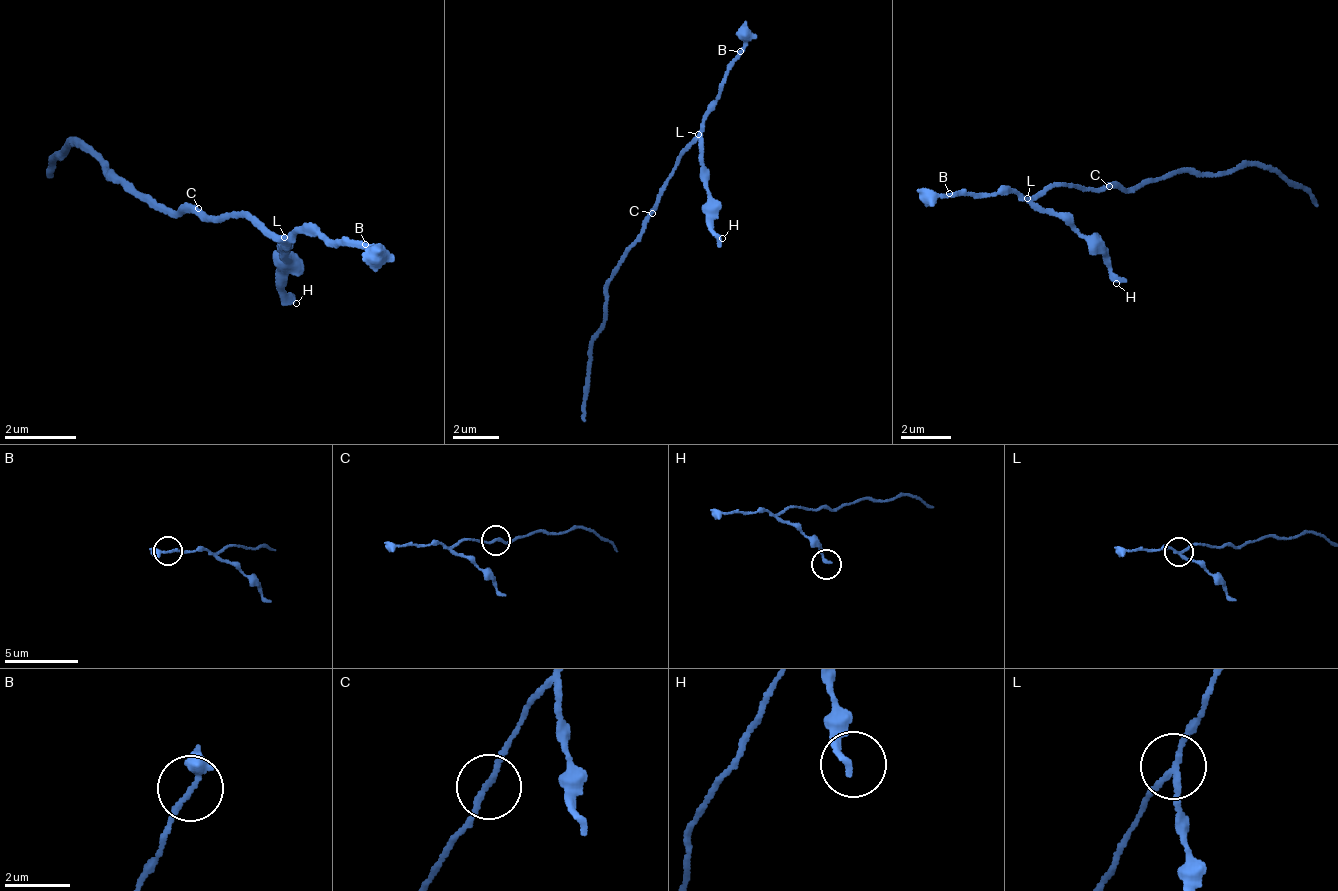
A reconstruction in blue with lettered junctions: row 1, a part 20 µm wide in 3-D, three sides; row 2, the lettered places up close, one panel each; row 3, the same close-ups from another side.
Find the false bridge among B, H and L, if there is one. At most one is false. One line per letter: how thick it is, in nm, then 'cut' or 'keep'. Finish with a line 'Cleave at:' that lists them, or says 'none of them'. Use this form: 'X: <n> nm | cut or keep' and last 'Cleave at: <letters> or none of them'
B: 360 nm | keep
H: 220 nm | keep
L: 160 nm | cut
Cleave at: L

